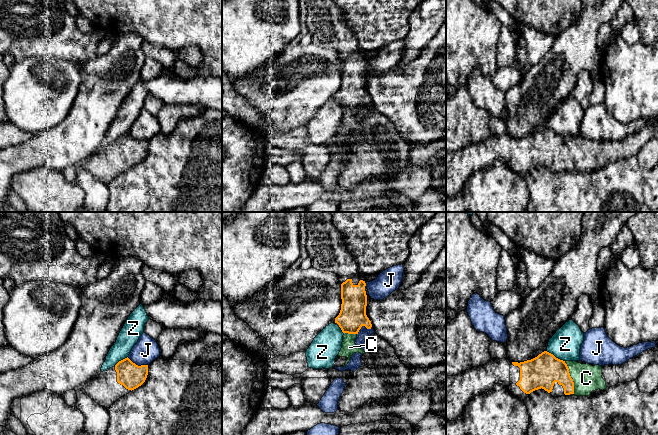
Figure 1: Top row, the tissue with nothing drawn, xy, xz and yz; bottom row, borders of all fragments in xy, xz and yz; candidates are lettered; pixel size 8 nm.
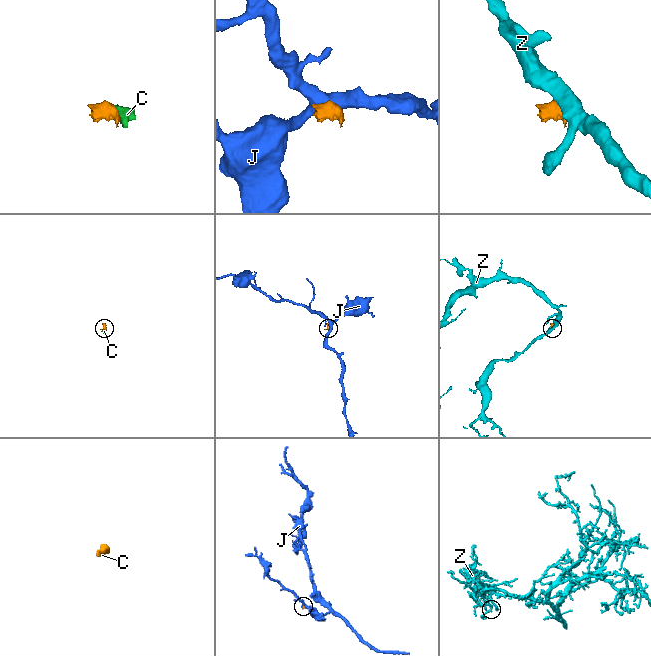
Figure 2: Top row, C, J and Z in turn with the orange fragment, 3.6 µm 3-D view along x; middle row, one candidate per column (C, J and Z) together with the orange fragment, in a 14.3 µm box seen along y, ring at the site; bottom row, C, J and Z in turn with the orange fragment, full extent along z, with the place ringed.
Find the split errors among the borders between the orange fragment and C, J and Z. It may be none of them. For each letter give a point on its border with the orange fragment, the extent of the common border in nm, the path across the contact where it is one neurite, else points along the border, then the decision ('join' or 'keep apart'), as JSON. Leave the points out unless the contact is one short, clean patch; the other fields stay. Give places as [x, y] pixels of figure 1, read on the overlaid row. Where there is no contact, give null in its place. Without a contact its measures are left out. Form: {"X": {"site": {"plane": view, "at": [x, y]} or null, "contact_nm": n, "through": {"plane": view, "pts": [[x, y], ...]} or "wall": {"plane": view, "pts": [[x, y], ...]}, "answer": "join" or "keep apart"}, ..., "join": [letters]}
{"C": {"site": {"plane": "yz", "at": [570, 377]}, "contact_nm": 280, "answer": "join"}, "J": {"site": {"plane": "xy", "at": [137, 365]}, "contact_nm": 180, "wall": {"plane": "xy", "pts": [[127, 357], [138, 365], [147, 365]]}, "answer": "keep apart"}, "Z": {"site": {"plane": "yz", "at": [554, 356]}, "contact_nm": 170, "wall": {"plane": "yz", "pts": [[546, 351], [564, 361]]}, "answer": "keep apart"}, "join": ["C"]}

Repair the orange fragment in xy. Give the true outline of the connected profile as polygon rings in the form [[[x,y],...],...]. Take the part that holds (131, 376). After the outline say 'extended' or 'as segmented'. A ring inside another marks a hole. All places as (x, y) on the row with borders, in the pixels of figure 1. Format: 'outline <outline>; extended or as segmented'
outline [[[128,357],[119,361],[84,385],[87,395],[104,408],[141,386],[148,375],[148,365],[138,366]]]; extended

